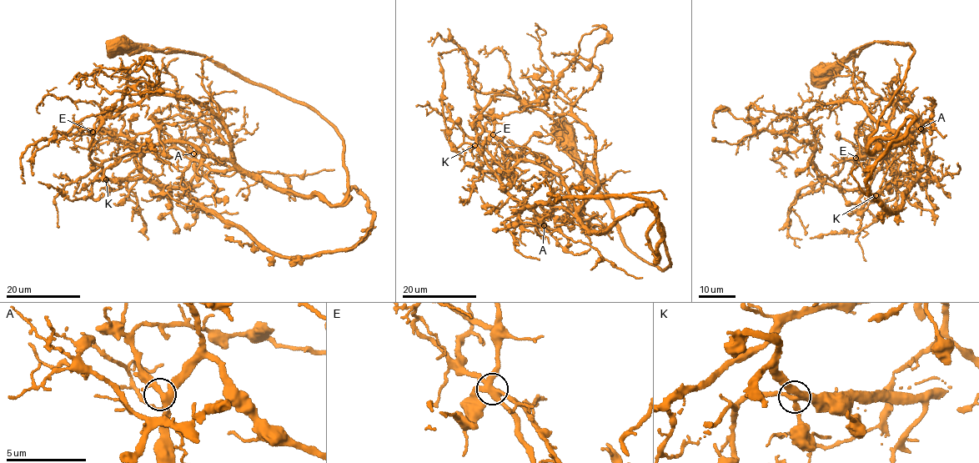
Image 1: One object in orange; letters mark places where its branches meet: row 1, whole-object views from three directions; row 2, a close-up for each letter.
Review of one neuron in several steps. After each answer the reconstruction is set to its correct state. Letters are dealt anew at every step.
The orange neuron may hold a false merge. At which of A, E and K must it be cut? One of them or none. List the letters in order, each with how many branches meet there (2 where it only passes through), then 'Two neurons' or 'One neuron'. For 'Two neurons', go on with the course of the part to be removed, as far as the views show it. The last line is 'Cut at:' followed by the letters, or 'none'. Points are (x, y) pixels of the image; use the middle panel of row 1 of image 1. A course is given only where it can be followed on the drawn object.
A: Branches: 4. One neuron
E: Branches: 5. One neuron
K: Branches: 4. One neuron
Cut at: none

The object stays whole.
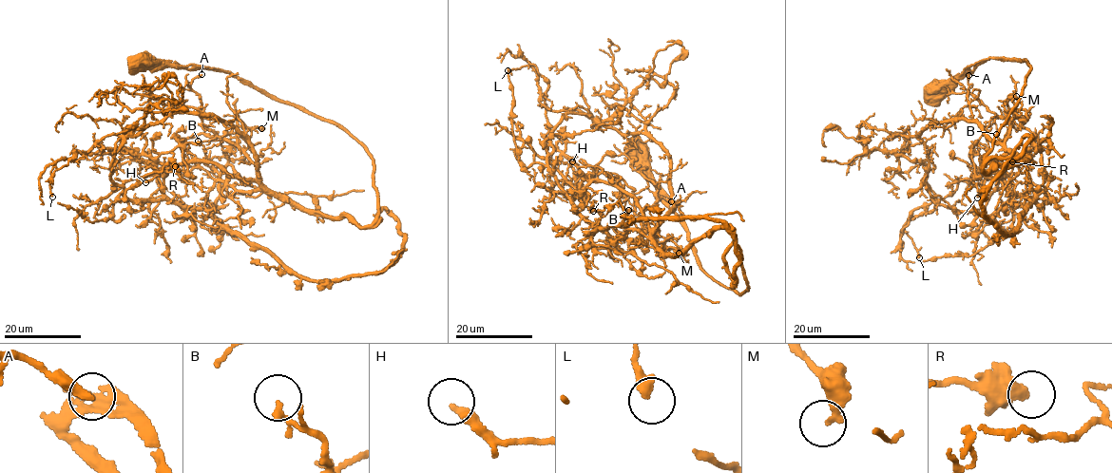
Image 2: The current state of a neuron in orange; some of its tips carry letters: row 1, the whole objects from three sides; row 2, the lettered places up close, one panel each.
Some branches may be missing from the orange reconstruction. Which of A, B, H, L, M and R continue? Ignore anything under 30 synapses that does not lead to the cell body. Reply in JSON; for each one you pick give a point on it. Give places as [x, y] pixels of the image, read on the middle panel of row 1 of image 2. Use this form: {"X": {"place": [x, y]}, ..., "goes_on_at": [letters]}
{"goes_on_at": []}

